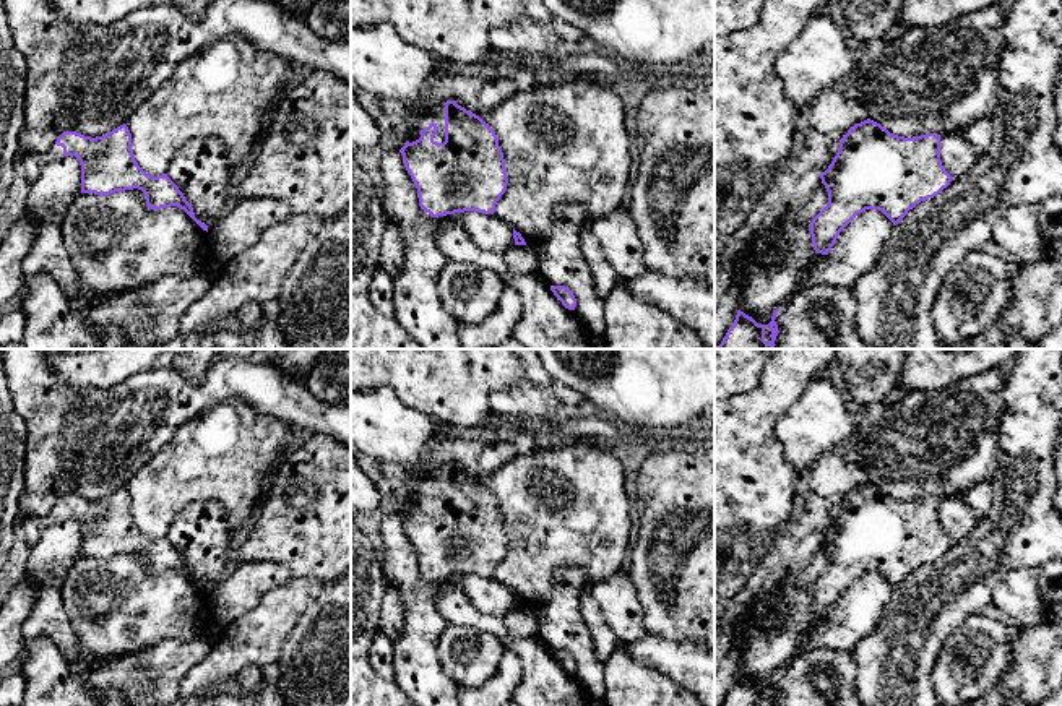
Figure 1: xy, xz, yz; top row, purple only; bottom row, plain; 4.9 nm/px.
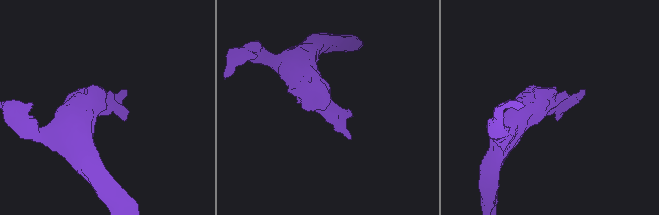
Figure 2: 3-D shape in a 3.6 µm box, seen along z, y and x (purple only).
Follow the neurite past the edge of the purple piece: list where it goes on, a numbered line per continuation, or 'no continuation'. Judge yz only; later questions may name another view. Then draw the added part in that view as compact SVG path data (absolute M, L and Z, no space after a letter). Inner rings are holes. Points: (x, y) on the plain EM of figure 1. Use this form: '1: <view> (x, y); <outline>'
no continuation

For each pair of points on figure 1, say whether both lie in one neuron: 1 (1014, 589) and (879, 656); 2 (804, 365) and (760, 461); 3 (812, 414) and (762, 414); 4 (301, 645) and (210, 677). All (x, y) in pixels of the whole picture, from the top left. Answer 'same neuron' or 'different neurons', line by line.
1: different neurons
2: same neuron
3: different neurons
4: different neurons

